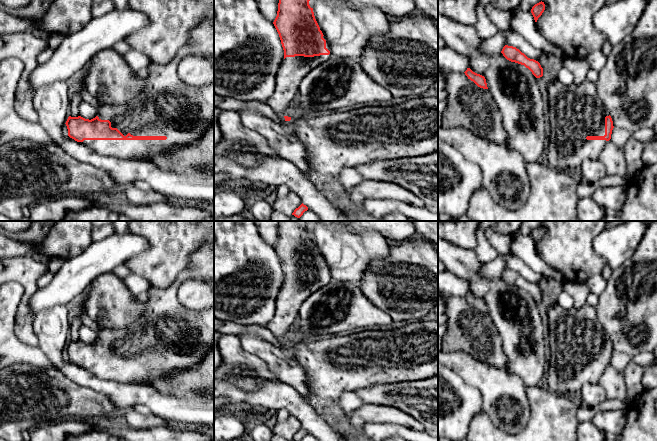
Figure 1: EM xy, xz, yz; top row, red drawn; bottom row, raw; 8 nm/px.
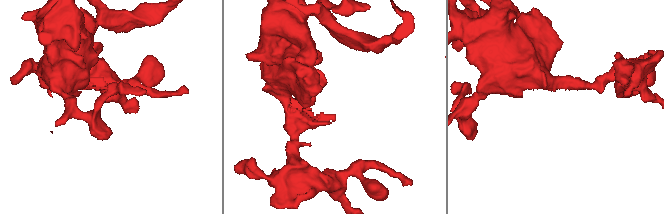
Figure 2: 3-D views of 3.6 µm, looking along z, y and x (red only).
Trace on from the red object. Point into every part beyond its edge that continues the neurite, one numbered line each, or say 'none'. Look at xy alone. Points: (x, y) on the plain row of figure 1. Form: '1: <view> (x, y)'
1: xy (167, 330)

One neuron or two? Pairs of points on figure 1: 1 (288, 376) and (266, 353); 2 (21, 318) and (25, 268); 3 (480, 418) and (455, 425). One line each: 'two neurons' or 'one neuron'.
1: one neuron
2: one neuron
3: two neurons

